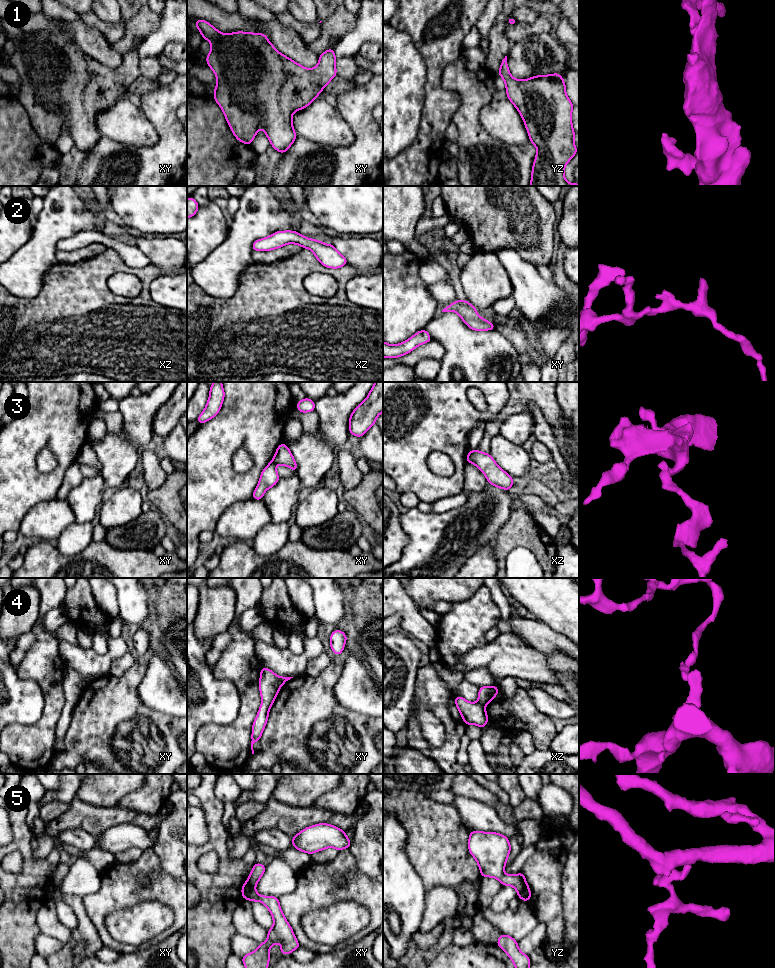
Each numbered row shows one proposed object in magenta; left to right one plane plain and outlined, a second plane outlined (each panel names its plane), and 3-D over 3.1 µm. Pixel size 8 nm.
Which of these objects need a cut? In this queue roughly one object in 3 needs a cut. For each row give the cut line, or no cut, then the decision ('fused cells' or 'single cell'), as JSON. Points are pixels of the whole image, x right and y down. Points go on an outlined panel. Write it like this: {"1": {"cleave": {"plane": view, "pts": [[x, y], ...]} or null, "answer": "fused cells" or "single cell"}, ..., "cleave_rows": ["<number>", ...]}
{"1": {"cleave": null, "answer": "single cell"}, "2": {"cleave": null, "answer": "single cell"}, "3": {"cleave": {"plane": "xy", "pts": [[272, 460], [276, 464]]}, "answer": "fused cells"}, "4": {"cleave": {"plane": "xz", "pts": [[478, 702], [483, 705]]}, "answer": "fused cells"}, "5": {"cleave": {"plane": "yz", "pts": [[516, 875], [525, 886], [525, 890], [520, 898]]}, "answer": "fused cells"}, "cleave_rows": ["3", "4", "5"]}

